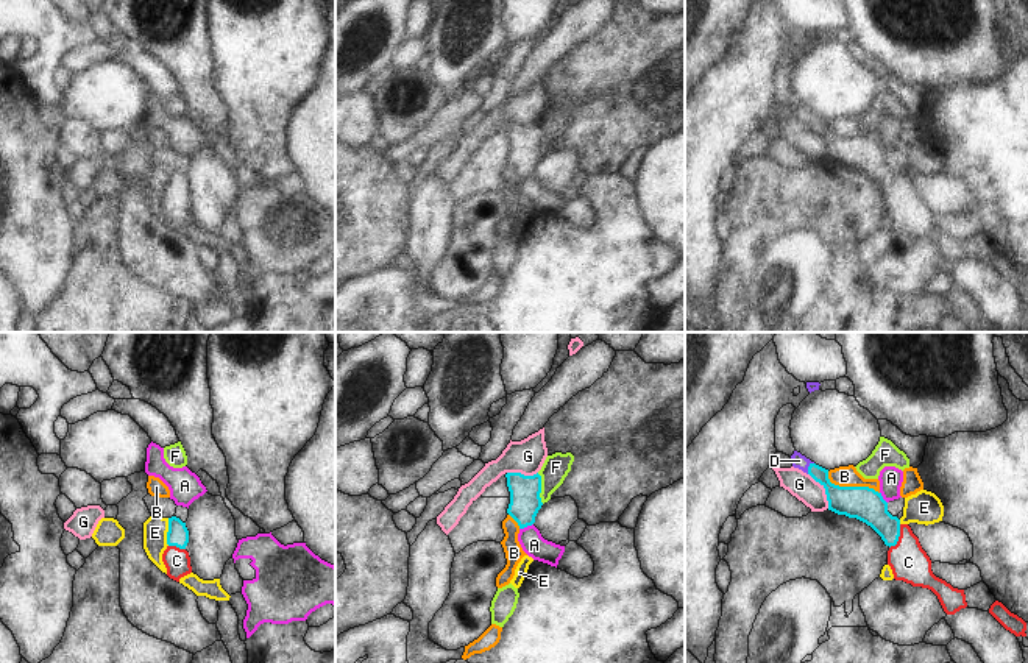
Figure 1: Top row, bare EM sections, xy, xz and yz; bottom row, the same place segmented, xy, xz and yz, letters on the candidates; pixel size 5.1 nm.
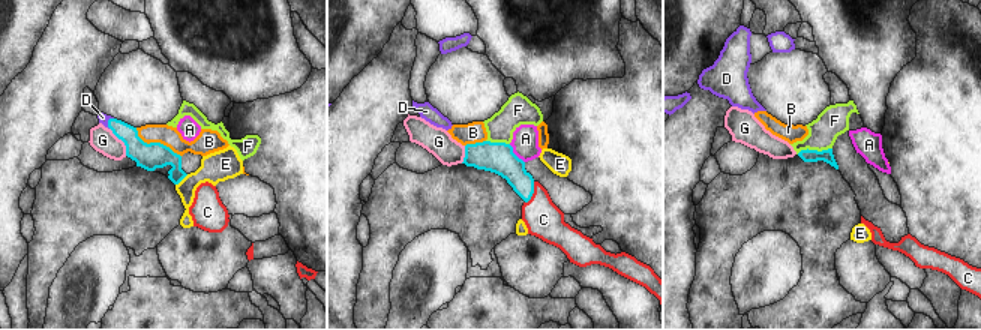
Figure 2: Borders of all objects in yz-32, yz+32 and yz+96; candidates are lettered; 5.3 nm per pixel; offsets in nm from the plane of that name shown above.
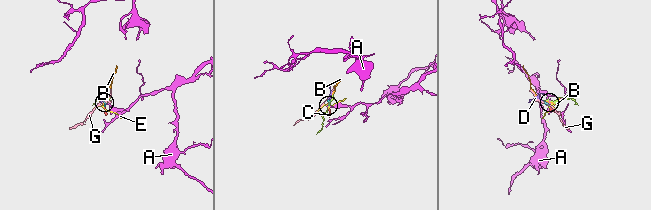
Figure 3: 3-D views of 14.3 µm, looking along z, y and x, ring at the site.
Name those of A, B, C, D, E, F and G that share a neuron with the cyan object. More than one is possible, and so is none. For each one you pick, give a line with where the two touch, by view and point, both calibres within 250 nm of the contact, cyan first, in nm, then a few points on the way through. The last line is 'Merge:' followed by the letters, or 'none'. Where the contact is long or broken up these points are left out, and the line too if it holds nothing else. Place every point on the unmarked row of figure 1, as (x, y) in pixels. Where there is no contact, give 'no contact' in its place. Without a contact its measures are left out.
C: contact yz (897, 187); calibres 170 and 190 nm; way yz (866, 155), (897, 187), (903, 195), (908, 212)
D: contact yz (808, 119); calibres 140 and 70 nm; way yz (841, 150), (808, 119), (799, 111)
Merge: C, D

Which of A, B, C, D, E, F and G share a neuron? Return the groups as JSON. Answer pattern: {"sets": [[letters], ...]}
{"sets": [["A"], ["B"], ["C", "D"], ["E"], ["F"], ["G"]]}

